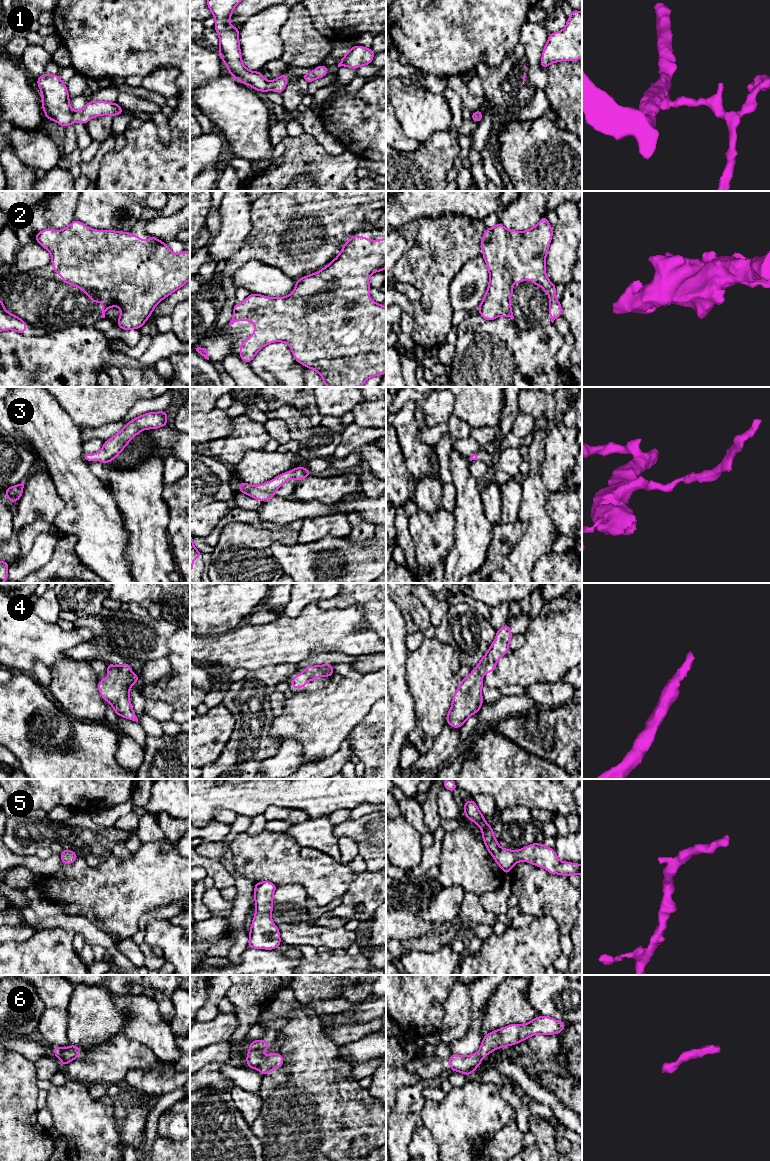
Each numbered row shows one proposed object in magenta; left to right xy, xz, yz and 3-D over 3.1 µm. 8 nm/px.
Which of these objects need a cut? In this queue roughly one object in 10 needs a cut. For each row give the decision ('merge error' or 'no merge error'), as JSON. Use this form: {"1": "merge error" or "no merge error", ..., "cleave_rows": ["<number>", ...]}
{"1": "no merge error", "2": "no merge error", "3": "no merge error", "4": "no merge error", "5": "no merge error", "6": "no merge error", "cleave_rows": []}

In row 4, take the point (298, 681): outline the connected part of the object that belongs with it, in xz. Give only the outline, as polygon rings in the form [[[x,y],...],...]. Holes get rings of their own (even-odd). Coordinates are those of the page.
[[[323,664],[317,666],[307,666],[300,674],[292,678],[292,688],[305,688],[305,683],[317,679],[319,676],[330,677],[334,674],[333,665]]]

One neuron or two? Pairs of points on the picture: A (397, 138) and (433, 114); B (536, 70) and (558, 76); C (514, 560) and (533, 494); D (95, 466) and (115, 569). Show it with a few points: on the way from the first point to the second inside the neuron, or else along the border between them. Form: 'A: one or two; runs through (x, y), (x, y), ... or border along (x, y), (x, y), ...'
A: two; border along (396, 116), (402, 130), (409, 137), (419, 142)
B: two; border along (546, 70), (547, 83), (541, 90)
C: one; runs through (530, 544), (533, 541), (533, 510)
D: two; border along (90, 462), (90, 470), (105, 481)

